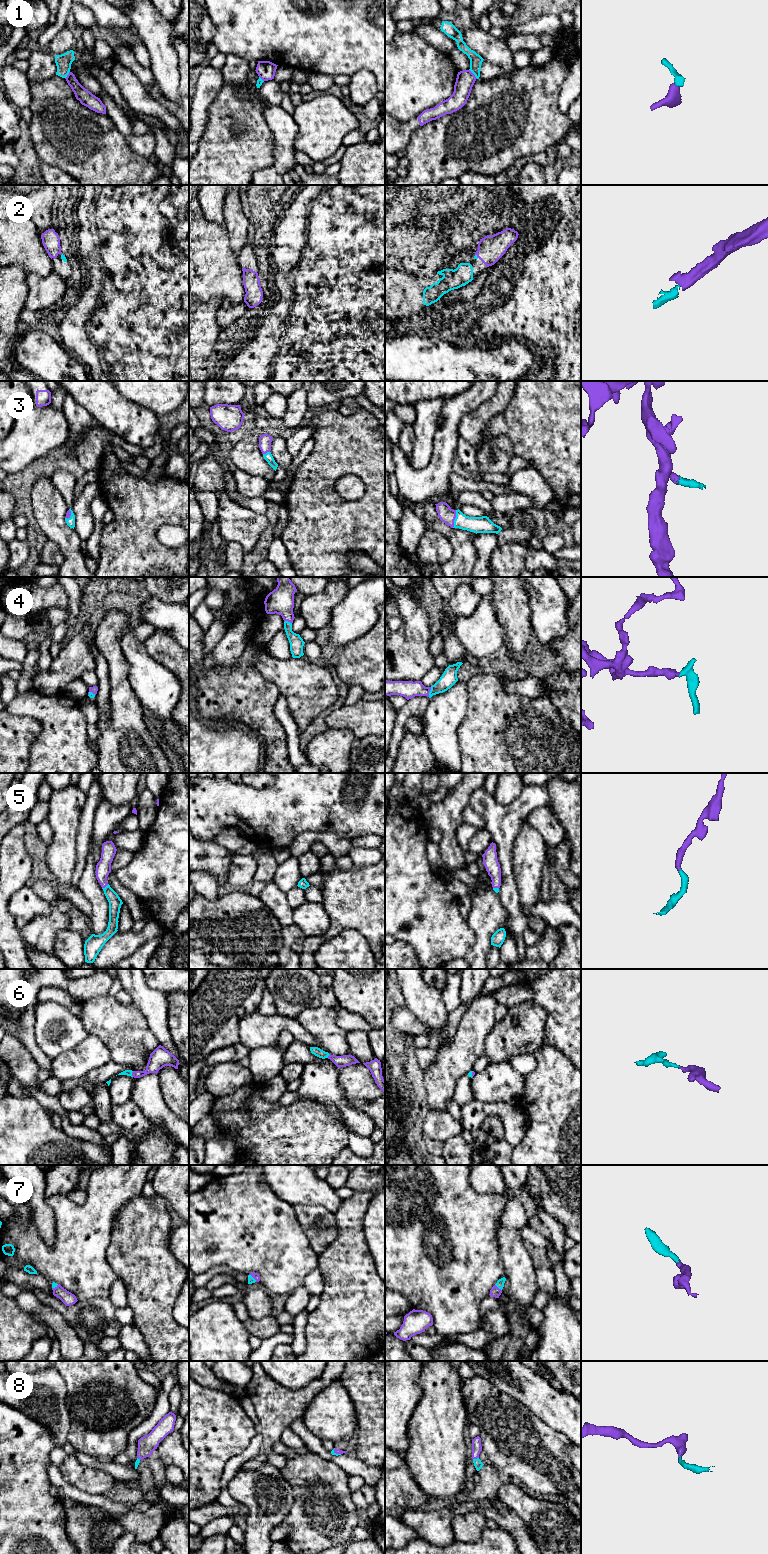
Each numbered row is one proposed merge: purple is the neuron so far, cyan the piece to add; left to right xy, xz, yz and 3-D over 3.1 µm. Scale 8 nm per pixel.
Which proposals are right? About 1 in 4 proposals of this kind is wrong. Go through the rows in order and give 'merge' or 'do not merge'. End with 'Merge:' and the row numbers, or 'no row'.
1: do not merge
2: merge
3: merge
4: merge
5: merge
6: merge
7: merge
8: merge
Merge: 2, 3, 4, 5, 6, 7, 8

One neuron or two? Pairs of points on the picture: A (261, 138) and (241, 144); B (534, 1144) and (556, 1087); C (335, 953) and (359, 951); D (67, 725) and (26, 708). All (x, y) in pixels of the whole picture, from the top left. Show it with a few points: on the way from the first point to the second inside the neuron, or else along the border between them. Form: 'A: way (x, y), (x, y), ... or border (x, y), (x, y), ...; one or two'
A: way (256, 140), (246, 143); one
B: way (548, 1130), (556, 1122), (556, 1101); one
C: way (341, 954), (353, 954); one
D: way (57, 718), (47, 709), (36, 708); one

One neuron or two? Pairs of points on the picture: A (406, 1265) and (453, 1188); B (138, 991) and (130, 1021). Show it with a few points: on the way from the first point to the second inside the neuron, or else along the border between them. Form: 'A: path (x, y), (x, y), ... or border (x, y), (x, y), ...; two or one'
A: path (430, 1246), (445, 1247), (451, 1240), (451, 1212); one
B: border (132, 1001), (148, 1024); two

